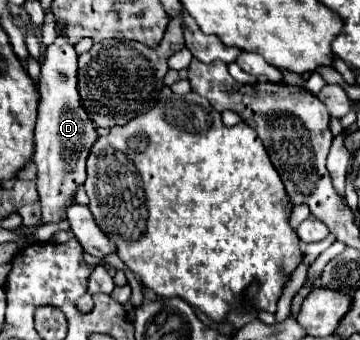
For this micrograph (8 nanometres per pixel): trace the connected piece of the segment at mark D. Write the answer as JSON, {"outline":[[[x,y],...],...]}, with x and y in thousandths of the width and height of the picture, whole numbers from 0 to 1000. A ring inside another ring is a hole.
{"outline":[[[156,109],[156,121],[128,144],[122,174],[111,185],[111,315],[106,315],[106,356],[94,379],[94,485],[106,497],[100,521],[100,556],[117,603],[117,650],[122,656],[156,656],[183,644],[183,615],[200,603],[206,574],[222,544],[239,532],[239,468],[244,450],[272,409],[267,368],[250,350],[244,326],[228,315],[222,274],[217,274],[217,162],[200,132],[183,132],[183,109]]]}

